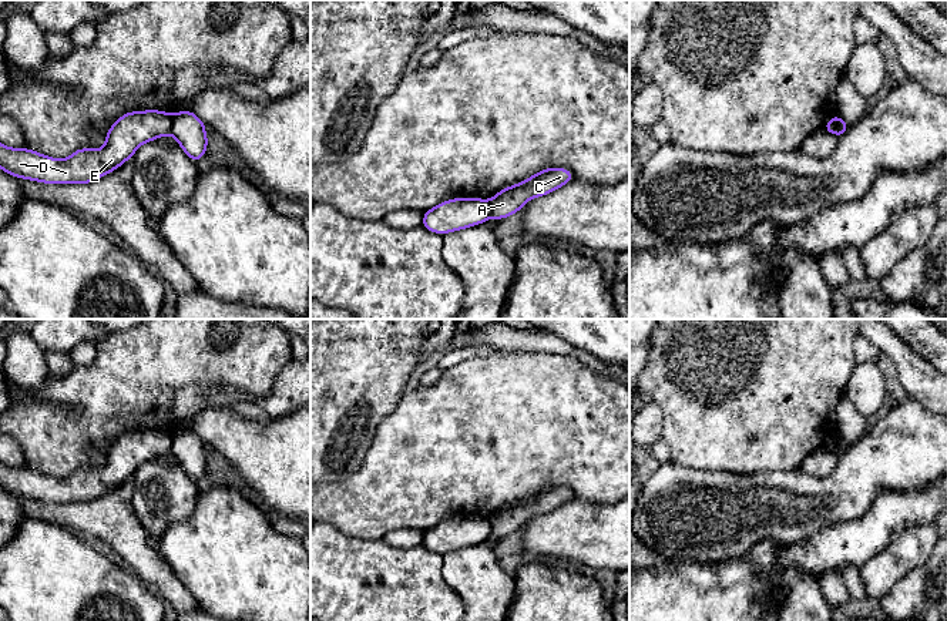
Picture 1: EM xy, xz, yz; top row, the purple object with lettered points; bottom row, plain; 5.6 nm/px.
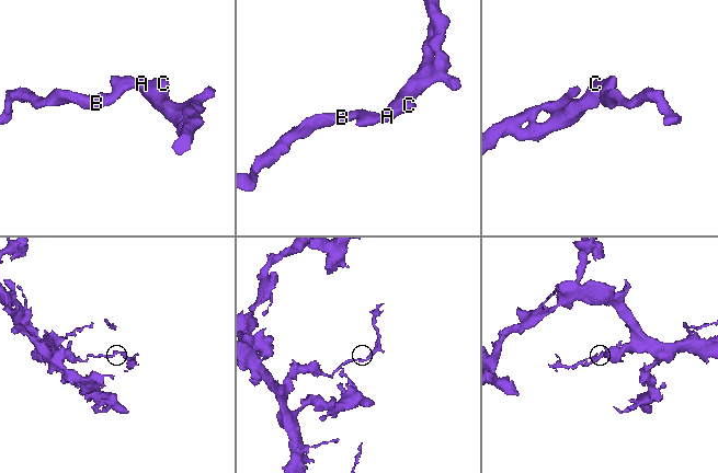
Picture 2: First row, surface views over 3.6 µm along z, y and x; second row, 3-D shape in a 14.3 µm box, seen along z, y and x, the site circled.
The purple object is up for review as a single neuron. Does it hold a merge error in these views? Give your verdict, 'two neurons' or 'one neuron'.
two neurons

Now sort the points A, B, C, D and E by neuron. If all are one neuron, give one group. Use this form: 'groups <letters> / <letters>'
groups A C / B D E

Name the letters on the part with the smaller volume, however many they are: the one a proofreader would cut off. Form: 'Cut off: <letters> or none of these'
Cut off: A, C

